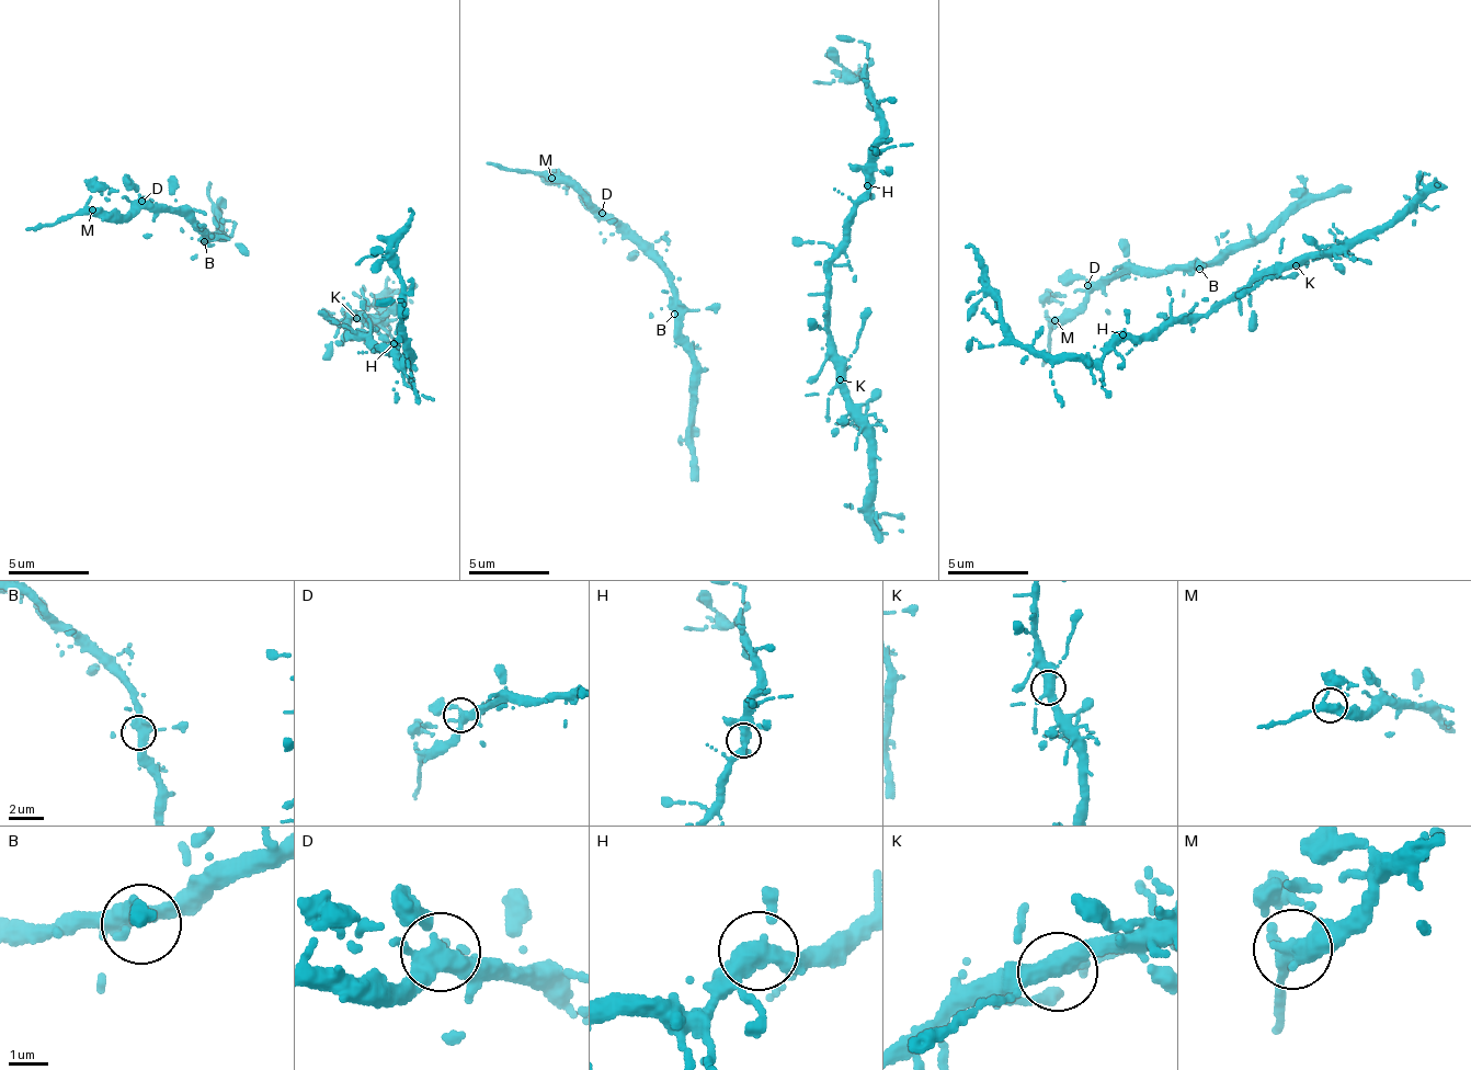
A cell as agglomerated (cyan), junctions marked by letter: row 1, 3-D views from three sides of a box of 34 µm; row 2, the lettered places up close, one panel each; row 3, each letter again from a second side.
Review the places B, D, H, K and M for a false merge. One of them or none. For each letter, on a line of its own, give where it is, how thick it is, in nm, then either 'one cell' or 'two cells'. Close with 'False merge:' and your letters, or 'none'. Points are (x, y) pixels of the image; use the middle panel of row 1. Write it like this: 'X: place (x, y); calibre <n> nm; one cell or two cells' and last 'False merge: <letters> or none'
B: place (674, 314); calibre 360 nm; one cell
D: place (602, 213); calibre 360 nm; one cell
H: place (867, 185); calibre 360 nm; one cell
K: place (840, 379); calibre 360 nm; one cell
M: place (551, 178); calibre 340 nm; one cell
False merge: none

